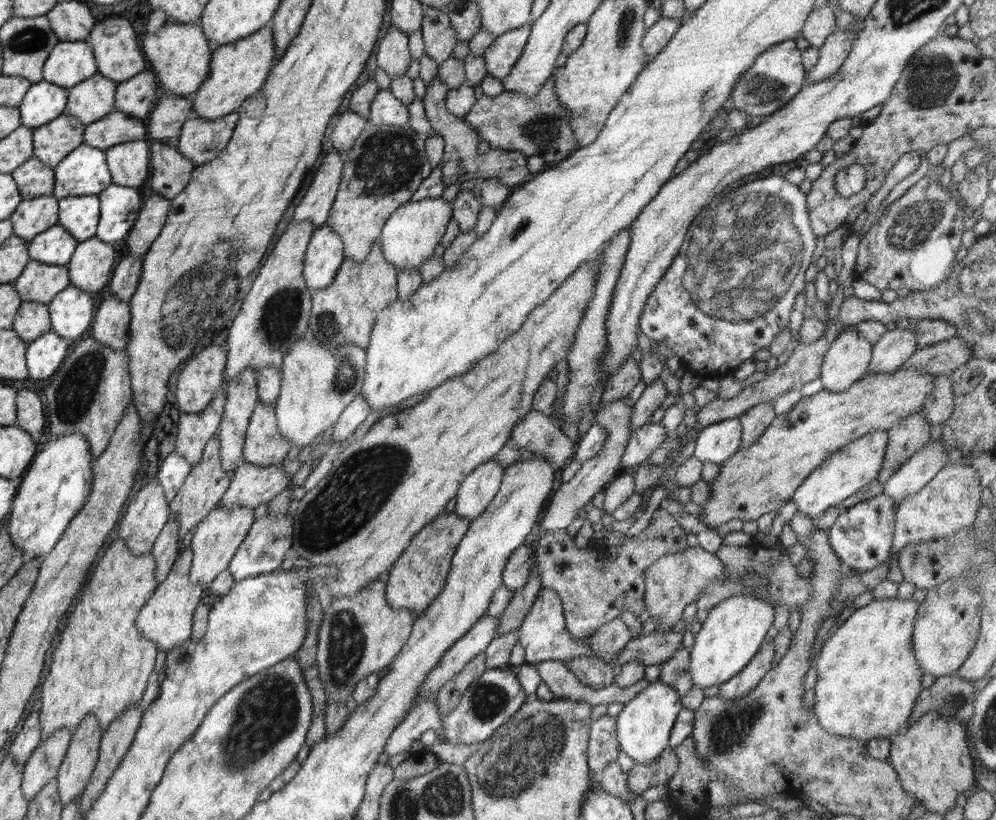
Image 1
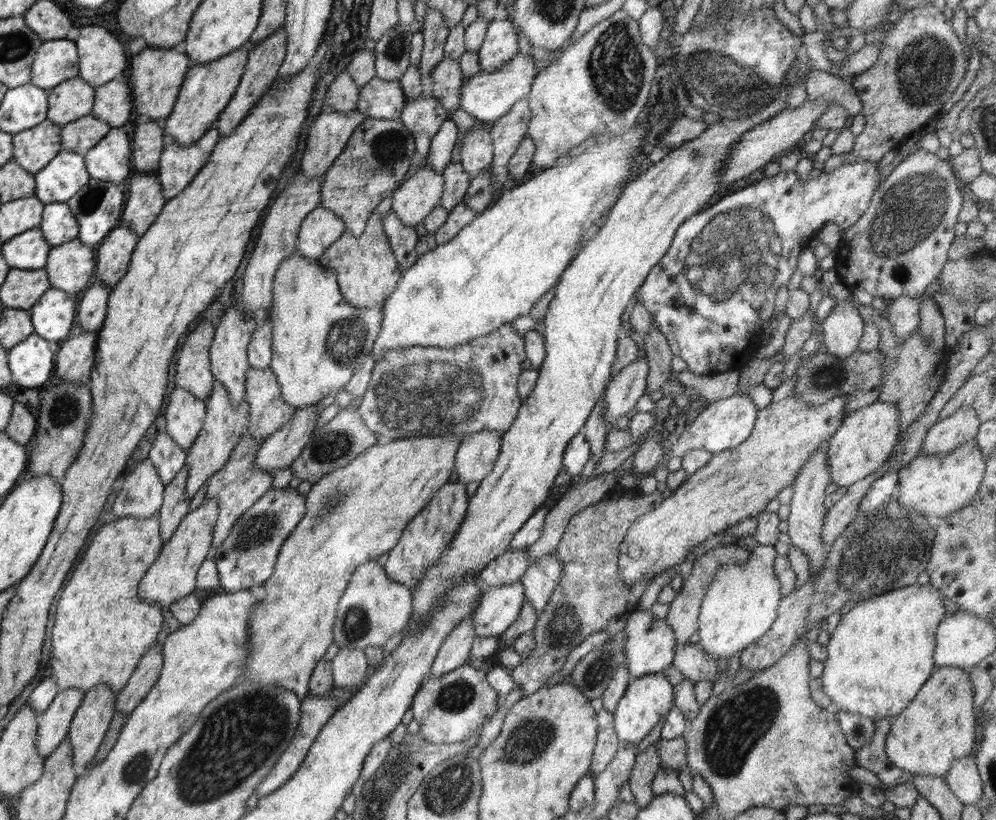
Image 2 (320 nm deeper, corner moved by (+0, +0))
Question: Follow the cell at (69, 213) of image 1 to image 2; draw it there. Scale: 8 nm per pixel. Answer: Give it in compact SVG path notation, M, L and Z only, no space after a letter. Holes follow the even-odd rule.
M67 202L45 204L39 227L52 247L76 239L79 233L79 224Z

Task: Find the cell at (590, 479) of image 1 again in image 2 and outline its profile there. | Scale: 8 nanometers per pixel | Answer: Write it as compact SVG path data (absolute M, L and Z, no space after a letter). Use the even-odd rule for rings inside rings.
M638 357L634 362L622 368L616 376L612 377L604 394L604 416L606 416L604 426L607 430L612 430L610 429L611 424L615 424L620 417L626 417L629 412L634 410L639 399L645 395L648 370L647 359Z

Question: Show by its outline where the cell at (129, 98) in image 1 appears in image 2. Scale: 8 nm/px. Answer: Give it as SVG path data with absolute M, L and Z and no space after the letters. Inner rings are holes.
M112 79L95 87L91 114L112 127L122 128L130 118L133 98L130 84Z

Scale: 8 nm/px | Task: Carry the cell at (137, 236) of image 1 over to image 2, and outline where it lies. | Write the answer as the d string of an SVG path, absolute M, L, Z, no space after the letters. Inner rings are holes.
M120 221L104 240L101 240L94 274L97 281L105 282L112 288L118 284L128 270L138 239L132 229Z

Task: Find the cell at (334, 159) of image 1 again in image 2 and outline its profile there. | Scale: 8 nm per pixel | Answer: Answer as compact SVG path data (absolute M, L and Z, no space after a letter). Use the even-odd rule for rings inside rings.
M329 109L322 110L309 126L308 142L306 152L302 158L301 172L306 178L323 179L328 167L335 162L336 157L344 150L348 139L352 136L355 128L363 121L365 116L356 109L345 115Z

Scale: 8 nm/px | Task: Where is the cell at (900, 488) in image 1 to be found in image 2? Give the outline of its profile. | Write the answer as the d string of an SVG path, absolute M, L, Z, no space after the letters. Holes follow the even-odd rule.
M972 408L950 414L945 420L939 420L930 428L920 455L922 456L946 456L950 454L956 446L966 444L977 437L979 429L979 419Z

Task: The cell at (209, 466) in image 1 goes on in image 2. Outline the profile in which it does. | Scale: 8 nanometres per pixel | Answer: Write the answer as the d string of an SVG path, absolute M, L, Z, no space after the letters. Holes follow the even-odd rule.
M215 380L210 401L206 402L206 418L198 437L194 440L192 448L187 451L186 466L188 467L188 477L186 481L186 492L189 500L203 484L207 484L208 479L222 468L222 465L228 462L234 446L240 442L240 438L245 436L248 430L249 406L244 401L238 408L230 404L228 392L224 386Z

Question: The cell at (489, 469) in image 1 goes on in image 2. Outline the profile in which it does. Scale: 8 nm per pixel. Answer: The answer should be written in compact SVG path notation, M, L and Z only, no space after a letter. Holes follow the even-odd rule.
M482 429L464 436L456 452L455 471L458 480L465 485L468 482L480 482L492 472L500 448L501 436L496 431Z

